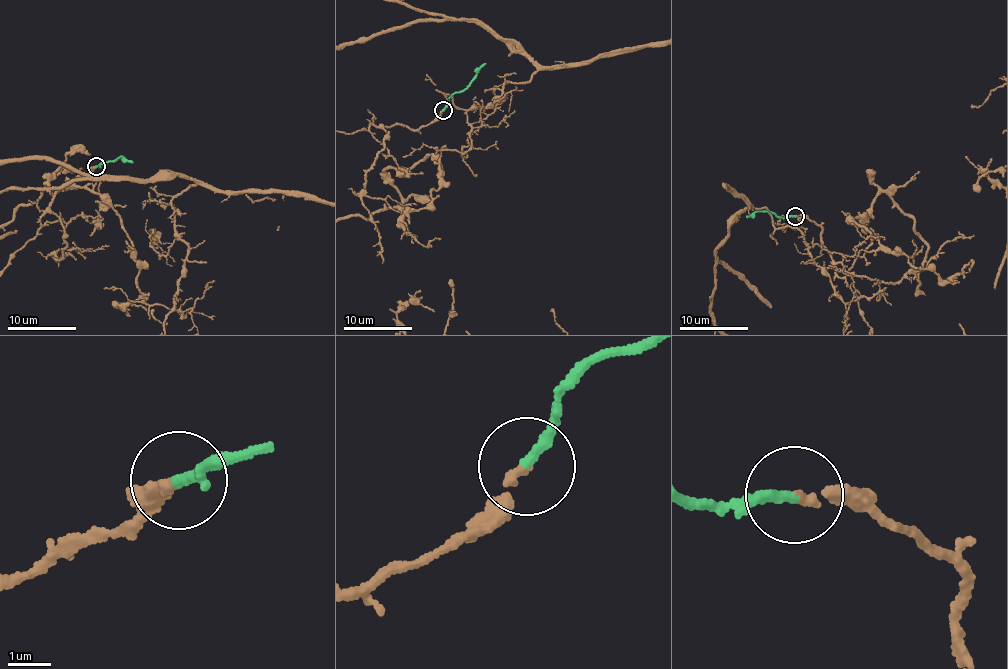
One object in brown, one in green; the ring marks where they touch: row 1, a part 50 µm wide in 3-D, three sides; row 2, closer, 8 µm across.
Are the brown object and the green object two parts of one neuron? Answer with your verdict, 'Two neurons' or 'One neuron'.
One neuron

